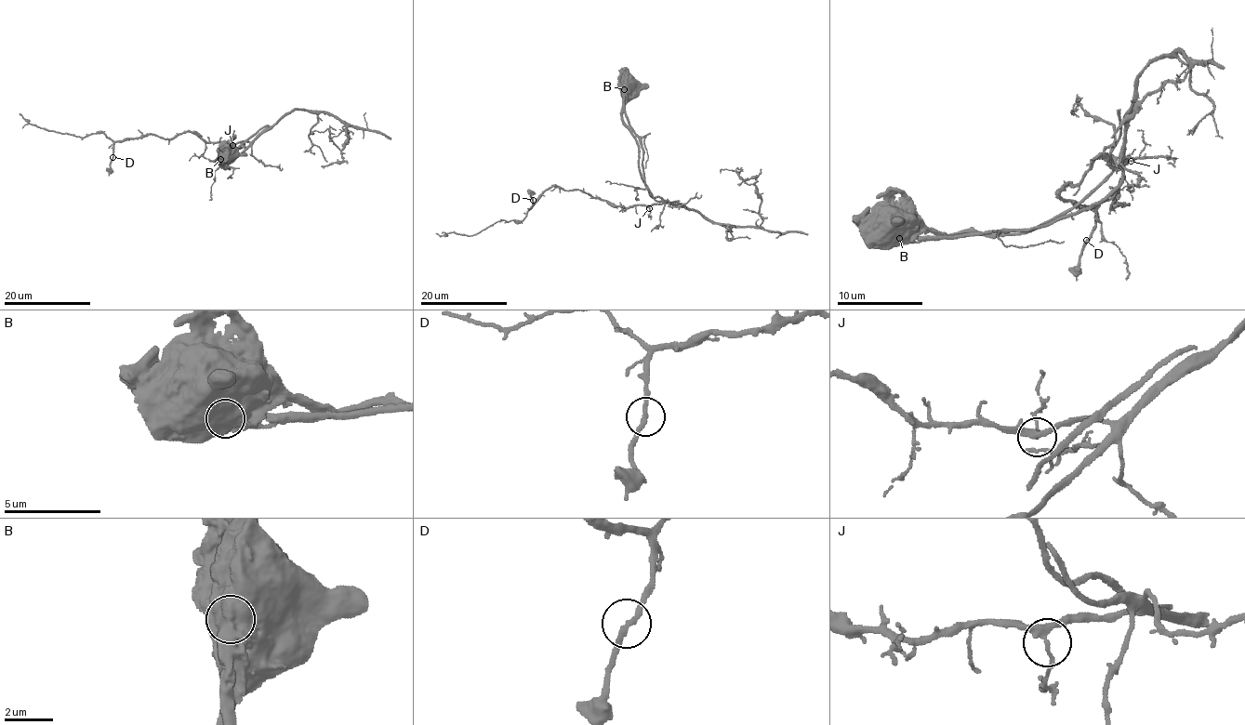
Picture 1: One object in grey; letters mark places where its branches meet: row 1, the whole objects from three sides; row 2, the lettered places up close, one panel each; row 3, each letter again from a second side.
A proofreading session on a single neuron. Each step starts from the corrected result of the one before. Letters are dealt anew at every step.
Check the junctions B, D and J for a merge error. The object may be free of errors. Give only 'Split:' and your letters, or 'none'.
Split: B

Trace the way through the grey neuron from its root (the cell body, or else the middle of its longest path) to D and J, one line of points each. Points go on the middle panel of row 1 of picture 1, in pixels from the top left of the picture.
D: (631, 85), (624, 113), (642, 151), (646, 187), (664, 202), (621, 207), (551, 186), (532, 206), (532, 200)
J: (631, 85), (631, 95), (624, 105), (624, 113), (642, 151), (646, 187), (656, 201), (664, 202), (649, 208)

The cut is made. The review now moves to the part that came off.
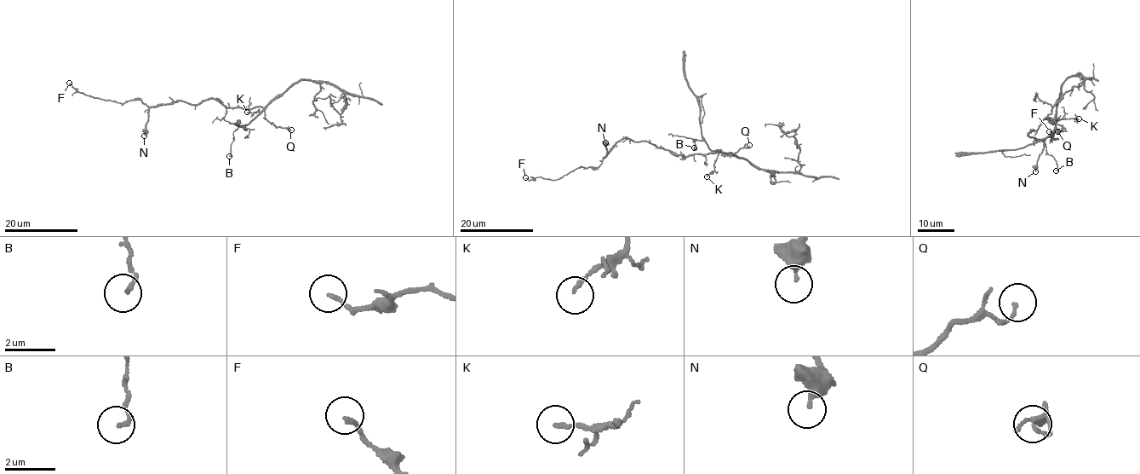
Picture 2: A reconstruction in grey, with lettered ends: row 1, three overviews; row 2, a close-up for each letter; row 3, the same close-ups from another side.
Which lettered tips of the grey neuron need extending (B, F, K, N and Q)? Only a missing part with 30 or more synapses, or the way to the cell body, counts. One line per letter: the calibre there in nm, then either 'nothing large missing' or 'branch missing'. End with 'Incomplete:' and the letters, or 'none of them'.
B: calibre 160 nm; nothing large missing
F: calibre 150 nm; nothing large missing
K: calibre 150 nm; nothing large missing
N: calibre 320 nm; nothing large missing
Q: calibre 120 nm; nothing large missing
Incomplete: none of them

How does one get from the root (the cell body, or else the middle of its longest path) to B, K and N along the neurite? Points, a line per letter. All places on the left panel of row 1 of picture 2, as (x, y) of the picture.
B: (241, 108), (260, 106), (262, 109), (233, 132), (229, 156)
K: (241, 108), (262, 108), (259, 112), (247, 112)
N: (241, 108), (226, 107), (211, 98), (196, 105), (178, 101), (151, 106), (144, 135)

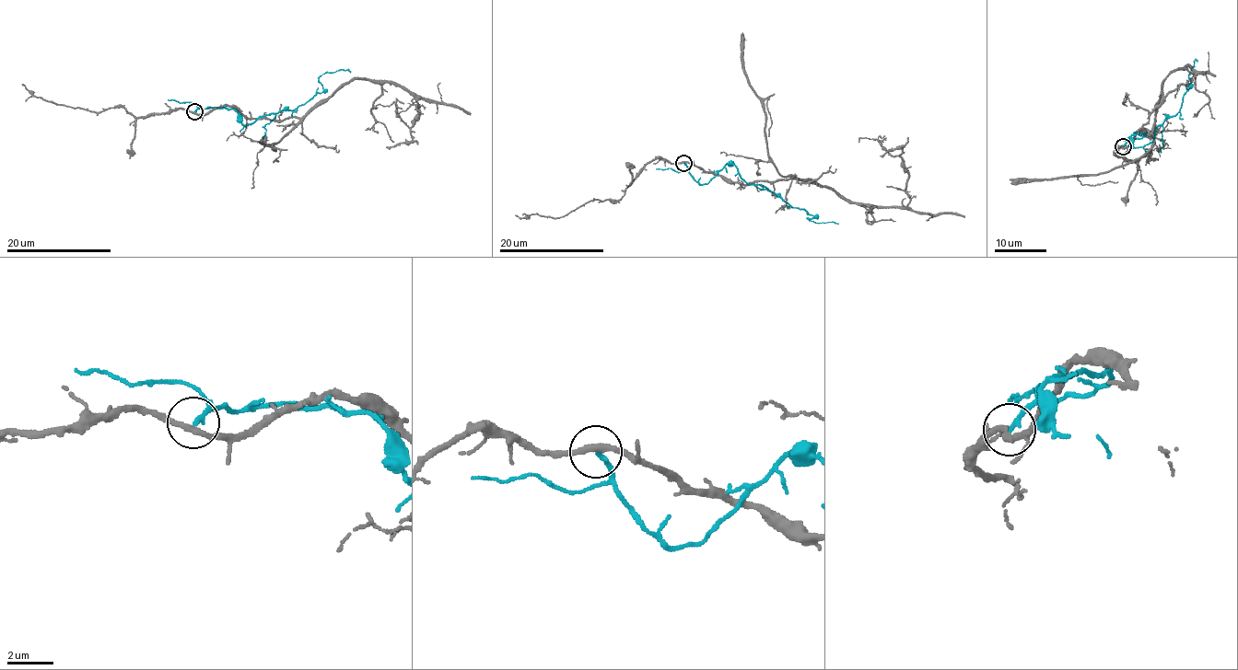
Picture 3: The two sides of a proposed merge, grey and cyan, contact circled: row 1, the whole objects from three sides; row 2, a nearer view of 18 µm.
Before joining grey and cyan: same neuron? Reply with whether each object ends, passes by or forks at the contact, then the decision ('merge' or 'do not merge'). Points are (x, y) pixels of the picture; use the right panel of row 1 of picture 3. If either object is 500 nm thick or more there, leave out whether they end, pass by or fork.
grey passes by; cyan ends there; do not merge

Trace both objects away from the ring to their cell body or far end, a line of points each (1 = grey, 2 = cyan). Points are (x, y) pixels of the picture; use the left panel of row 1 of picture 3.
1: (194, 112), (302, 117), (355, 78), (401, 85), (420, 116), (409, 128), (394, 102), (375, 108)
2: (194, 111), (232, 108), (245, 126), (258, 119), (304, 105), (322, 91), (321, 75), (338, 70), (351, 72)

